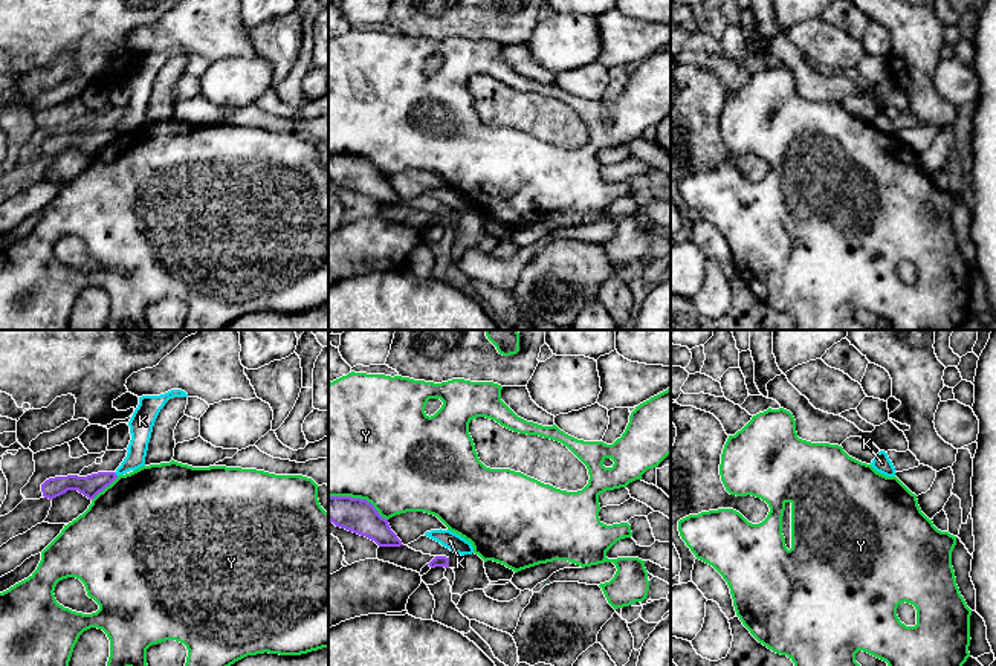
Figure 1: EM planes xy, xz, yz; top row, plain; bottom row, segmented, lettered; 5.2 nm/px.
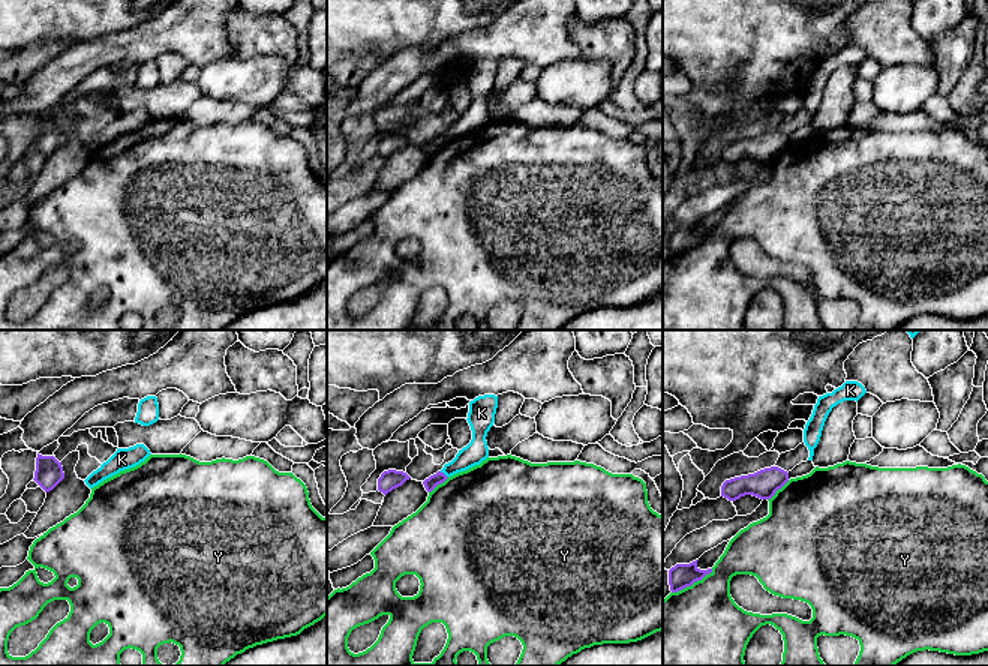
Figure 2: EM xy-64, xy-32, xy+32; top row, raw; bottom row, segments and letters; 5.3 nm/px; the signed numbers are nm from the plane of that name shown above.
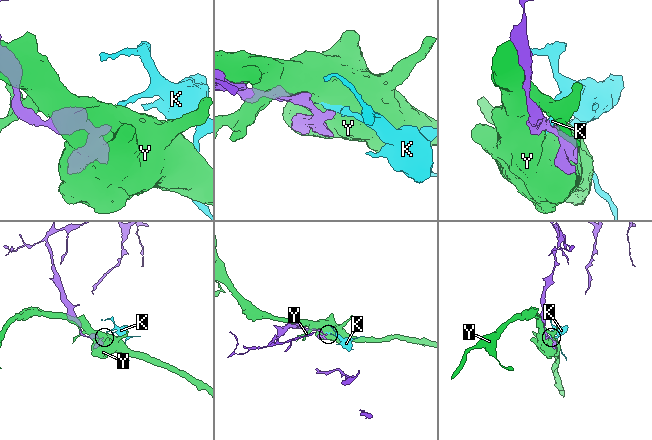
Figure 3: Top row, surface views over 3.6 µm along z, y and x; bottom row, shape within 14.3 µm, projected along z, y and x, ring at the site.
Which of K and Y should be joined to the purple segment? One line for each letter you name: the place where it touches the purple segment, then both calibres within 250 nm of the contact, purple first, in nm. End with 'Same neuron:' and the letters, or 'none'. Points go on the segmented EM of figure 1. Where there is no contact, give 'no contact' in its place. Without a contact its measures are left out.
Same neuron: none

